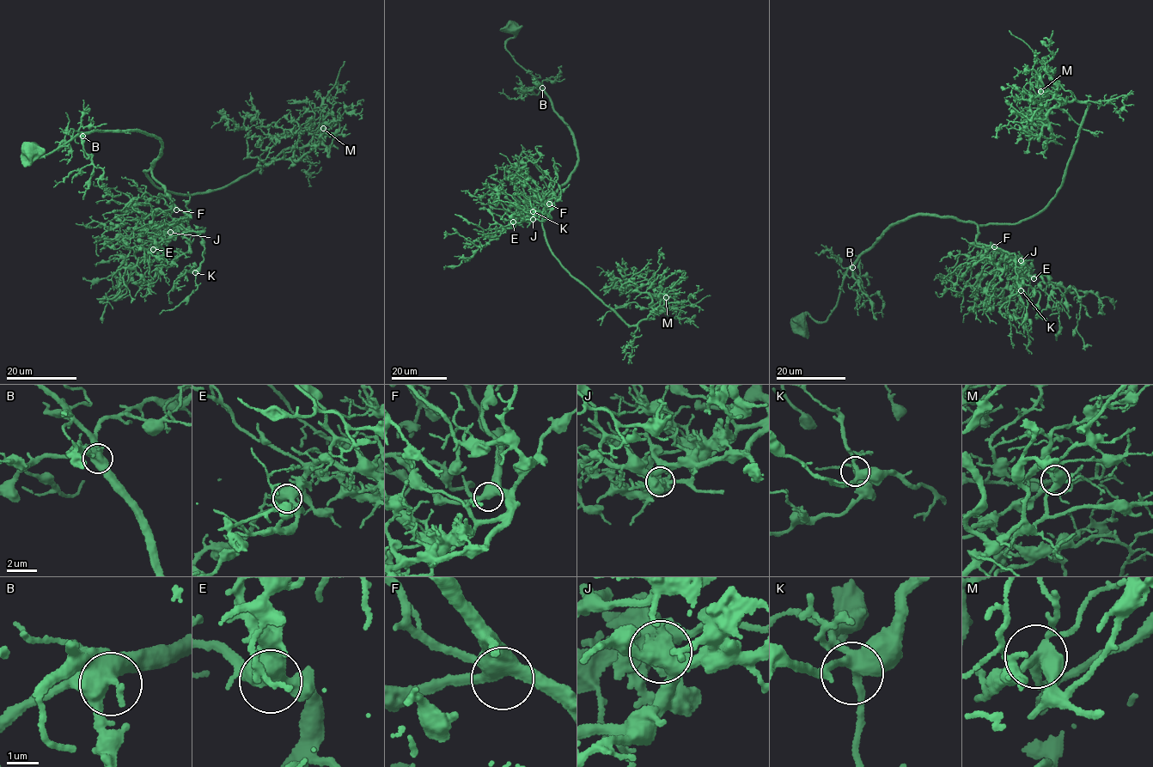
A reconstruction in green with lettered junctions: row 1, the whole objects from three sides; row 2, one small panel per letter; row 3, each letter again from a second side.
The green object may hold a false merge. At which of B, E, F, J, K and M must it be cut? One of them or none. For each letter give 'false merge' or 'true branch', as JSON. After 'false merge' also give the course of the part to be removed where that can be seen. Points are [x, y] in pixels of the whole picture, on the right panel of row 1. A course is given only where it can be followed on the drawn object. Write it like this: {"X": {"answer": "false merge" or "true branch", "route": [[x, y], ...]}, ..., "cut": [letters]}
{"B": {"answer": "true branch"}, "E": {"answer": "true branch"}, "F": {"answer": "true branch"}, "J": {"answer": "false merge", "route": [[1021, 260], [1017, 256], [1008, 258], [1009, 264]]}, "K": {"answer": "true branch"}, "M": {"answer": "true branch"}, "cut": ["J"]}

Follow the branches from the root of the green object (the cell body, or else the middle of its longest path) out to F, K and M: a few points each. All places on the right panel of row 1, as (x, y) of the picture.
F: (799, 323), (807, 313), (827, 320), (848, 269), (911, 217), (972, 222), (976, 241), (994, 246)
K: (799, 323), (827, 320), (863, 253), (928, 213), (972, 222), (977, 242), (1013, 252), (1021, 290)
M: (799, 323), (827, 320), (848, 269), (894, 224), (928, 213), (1011, 223), (1045, 210), (1088, 105), (1040, 91)

